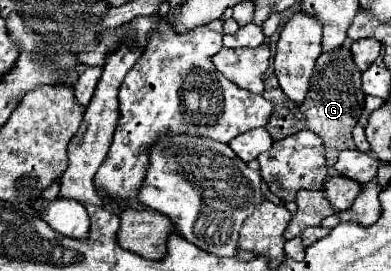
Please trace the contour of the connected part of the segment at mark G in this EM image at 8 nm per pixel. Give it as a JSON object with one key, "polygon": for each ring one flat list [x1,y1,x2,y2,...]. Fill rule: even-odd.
{"polygon":[[339,47,339,51,321,53,317,59,313,77,311,77,311,89,309,89,303,105,291,103,287,99,287,95,281,91,277,79,273,75,269,75,265,79,263,97,273,103,273,115,271,115,269,123,265,125,265,129,269,131,269,135,273,139,283,139,301,129,313,131,315,135,319,135,323,139,325,151,327,151,327,163,333,165,341,151,355,149,351,131,359,121,359,115,363,111,363,99,365,99,365,93,361,91,359,75,361,75,361,71,355,67,355,63,349,55,349,49]]}

